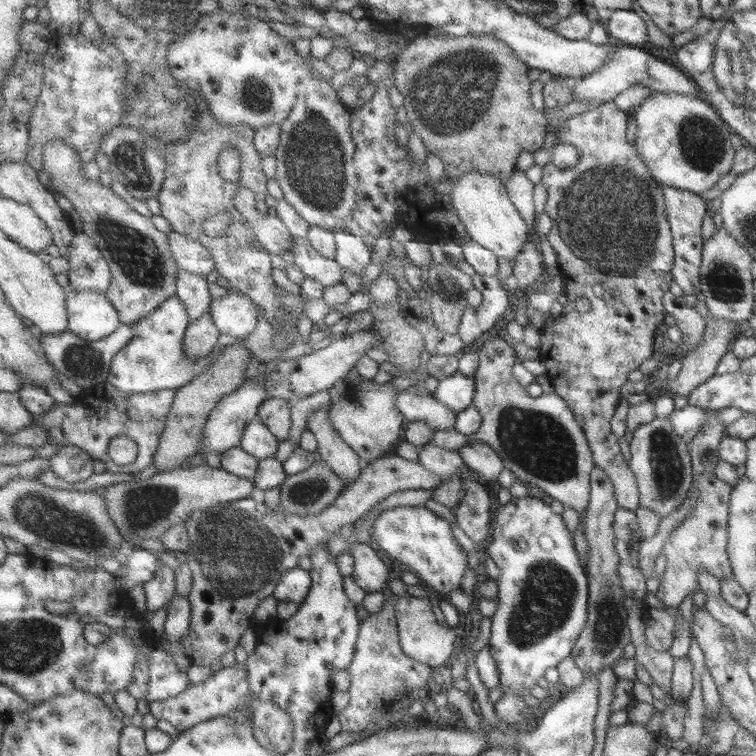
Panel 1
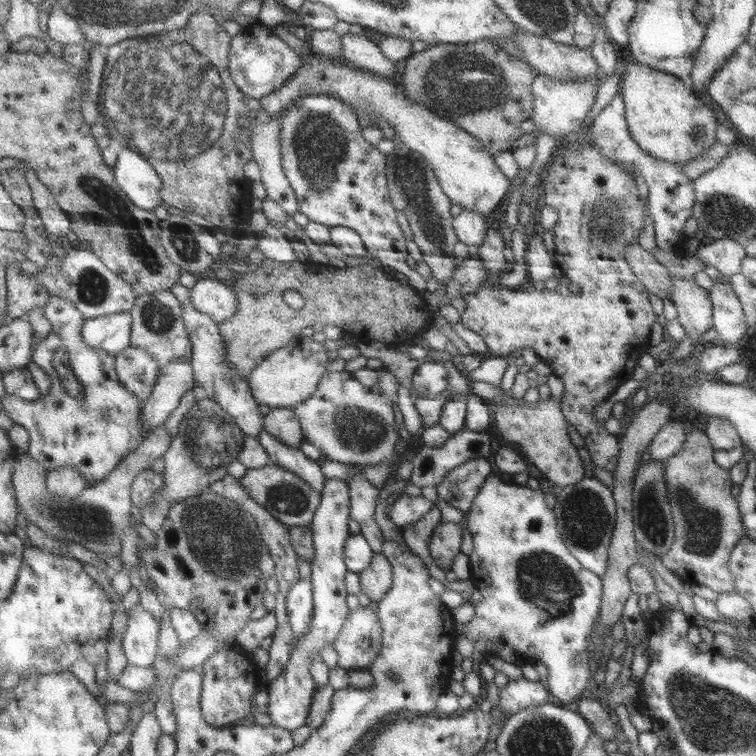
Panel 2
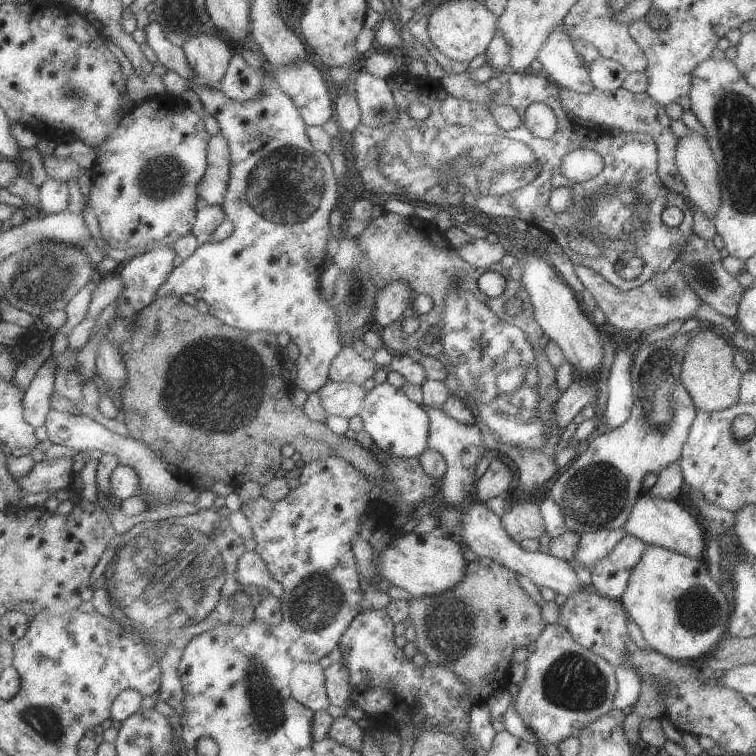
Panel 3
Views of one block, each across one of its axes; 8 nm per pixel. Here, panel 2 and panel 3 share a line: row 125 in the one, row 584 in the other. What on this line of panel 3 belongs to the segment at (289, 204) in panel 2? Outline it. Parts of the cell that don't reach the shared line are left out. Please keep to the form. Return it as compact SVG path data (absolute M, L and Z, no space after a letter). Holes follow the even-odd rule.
M248 551L241 556L238 564L239 582L242 585L262 586L277 598L285 596L285 587L275 580L267 566L267 562L261 554L255 551Z

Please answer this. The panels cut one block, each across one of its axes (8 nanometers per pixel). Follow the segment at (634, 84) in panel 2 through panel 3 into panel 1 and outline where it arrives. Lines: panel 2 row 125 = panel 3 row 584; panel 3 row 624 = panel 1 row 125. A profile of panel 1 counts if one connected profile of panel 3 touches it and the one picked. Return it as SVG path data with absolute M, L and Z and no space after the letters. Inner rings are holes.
M655 92L642 100L639 107L631 111L632 119L637 123L634 143L643 164L647 166L651 176L662 186L670 186L686 190L691 194L702 195L721 180L724 174L730 172L734 161L734 150L729 143L733 132L719 118L711 104L697 96L684 94L661 94Z

